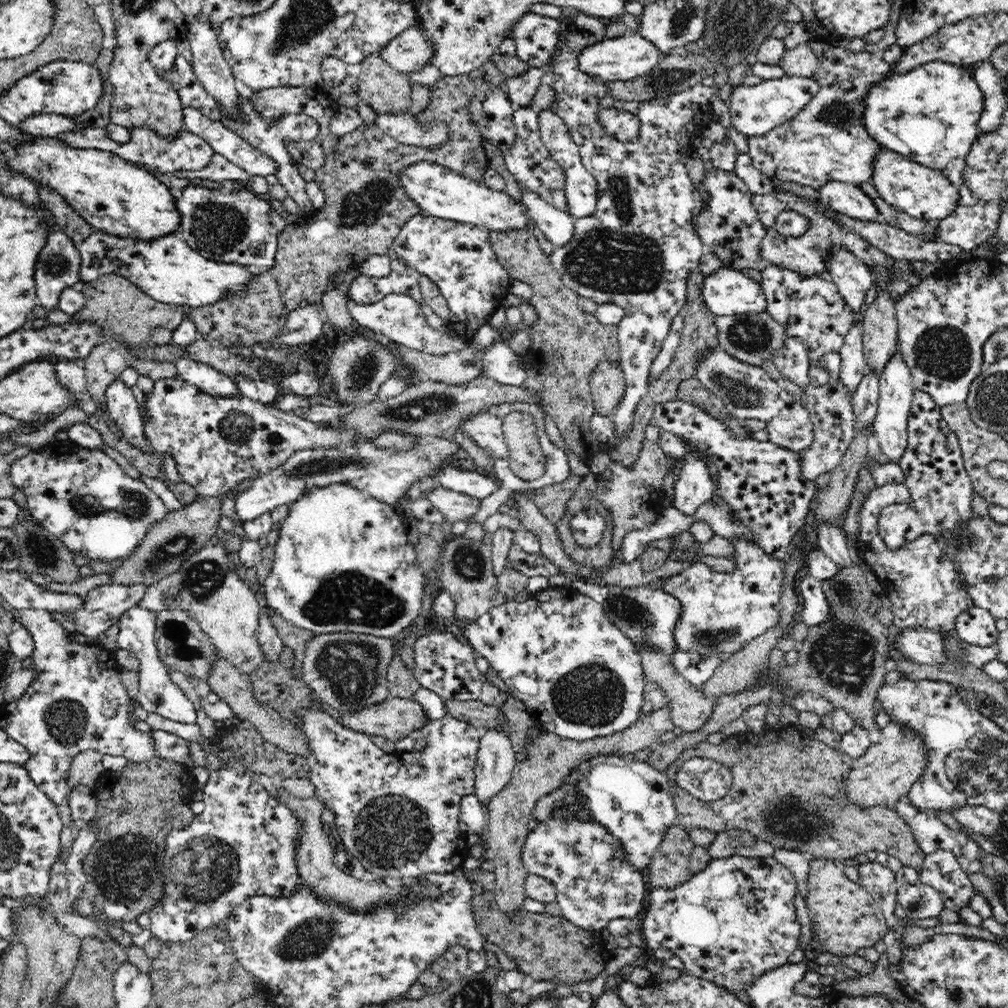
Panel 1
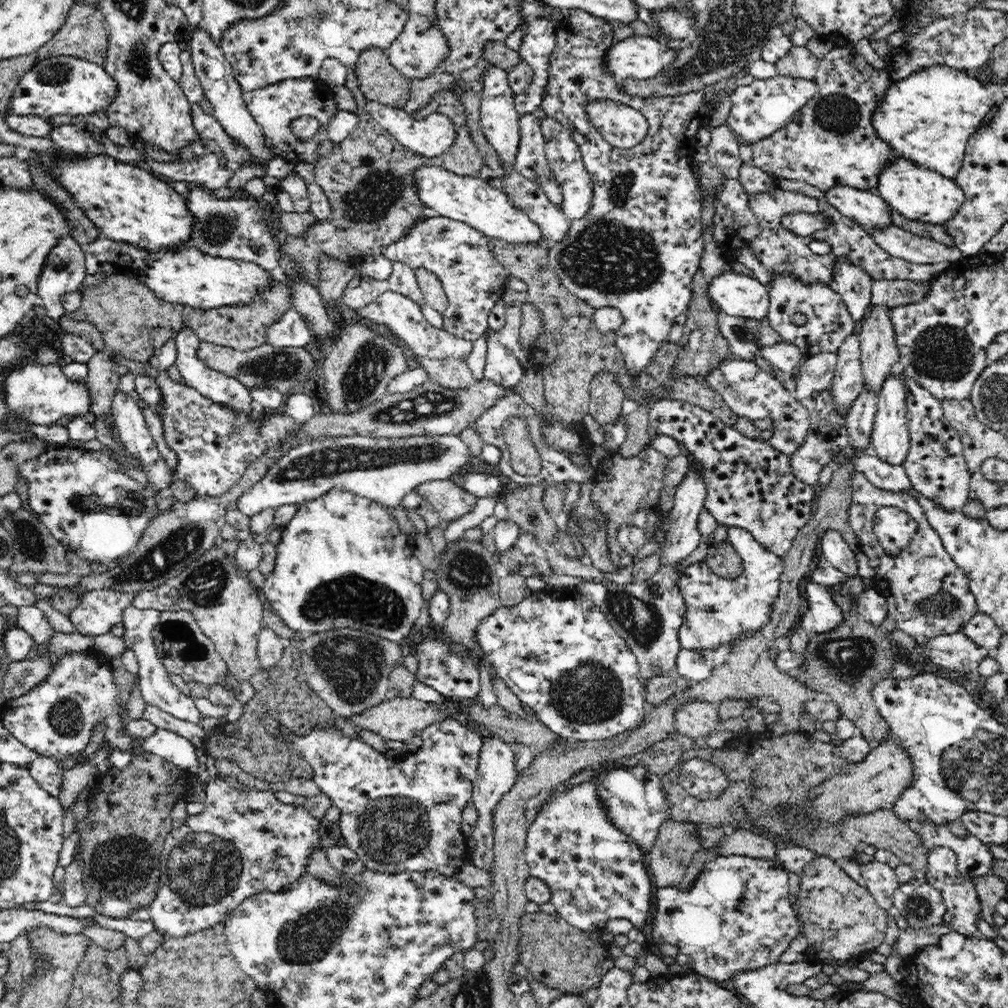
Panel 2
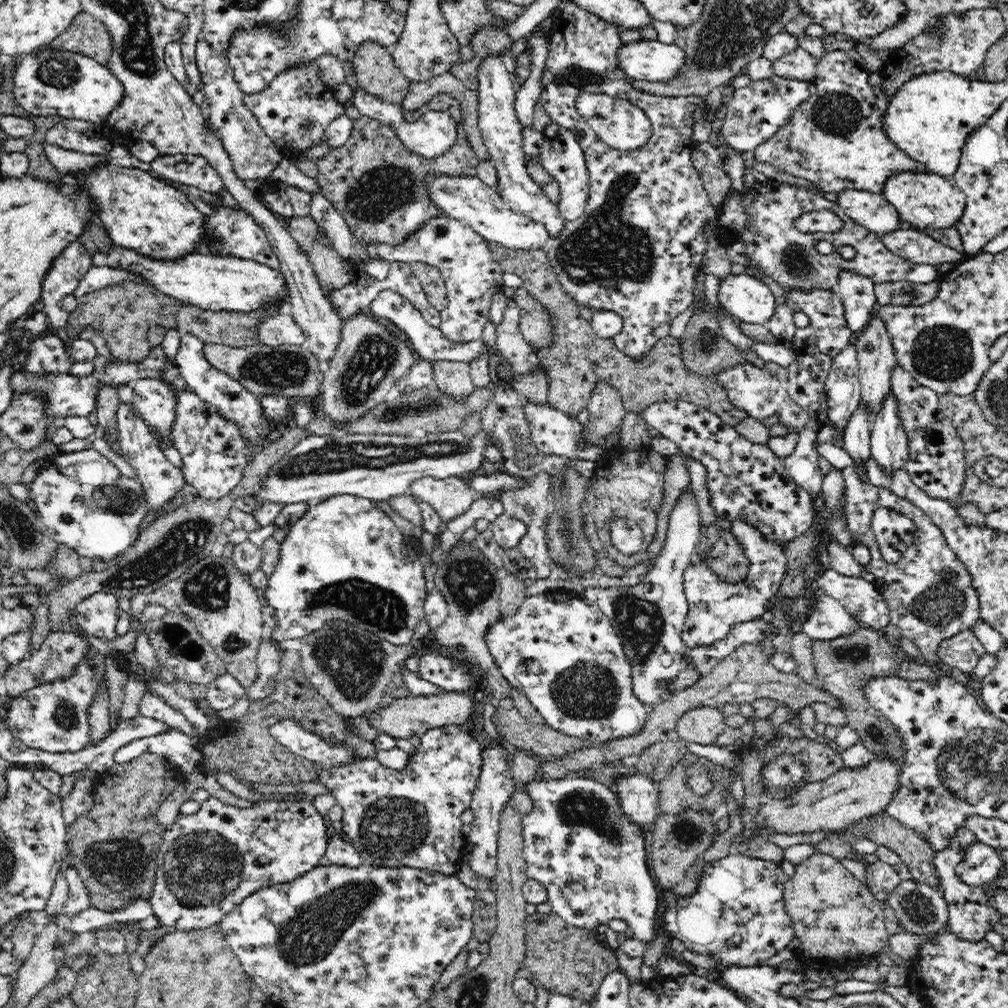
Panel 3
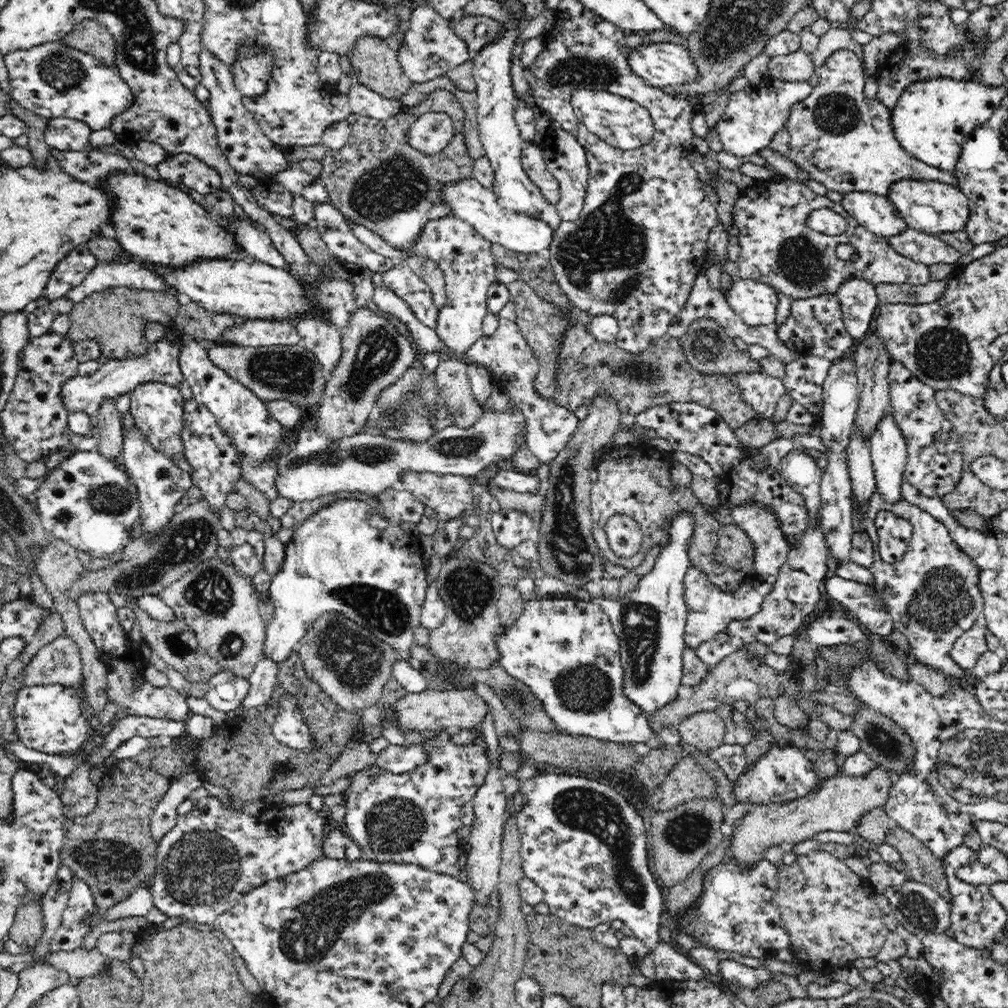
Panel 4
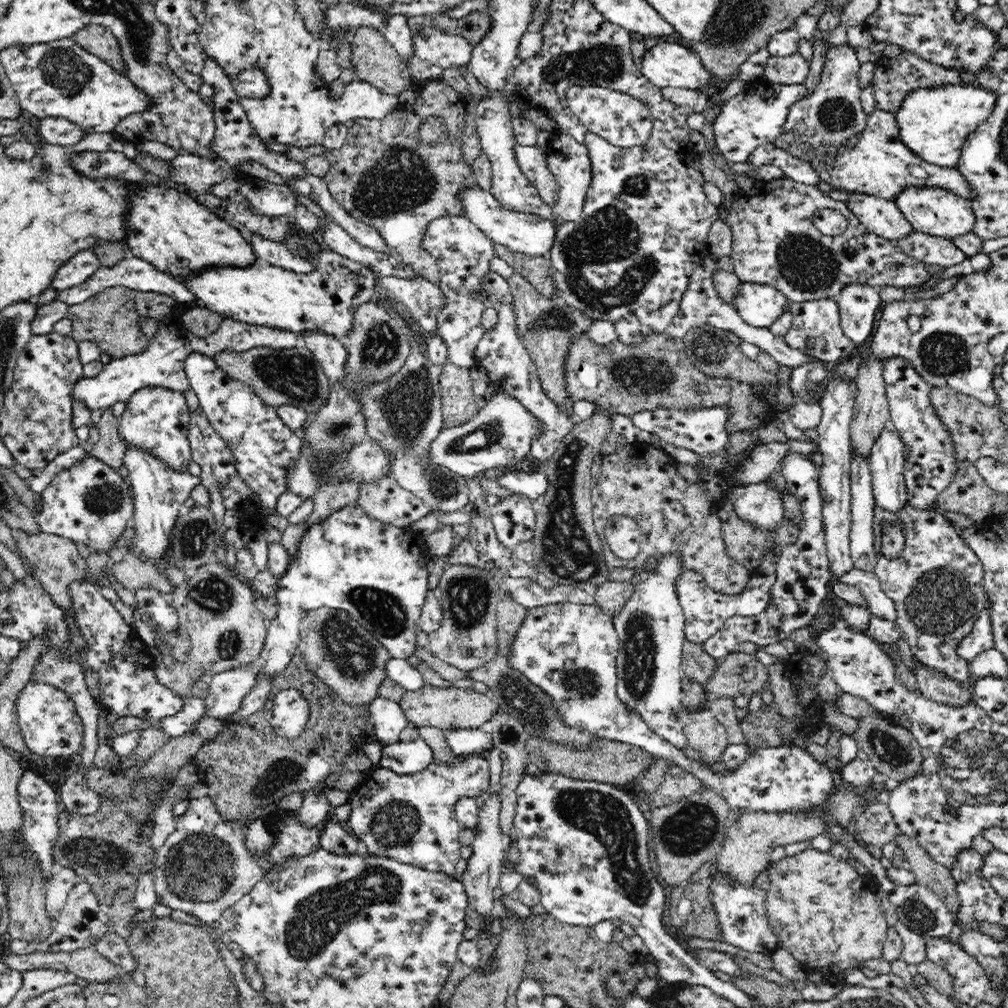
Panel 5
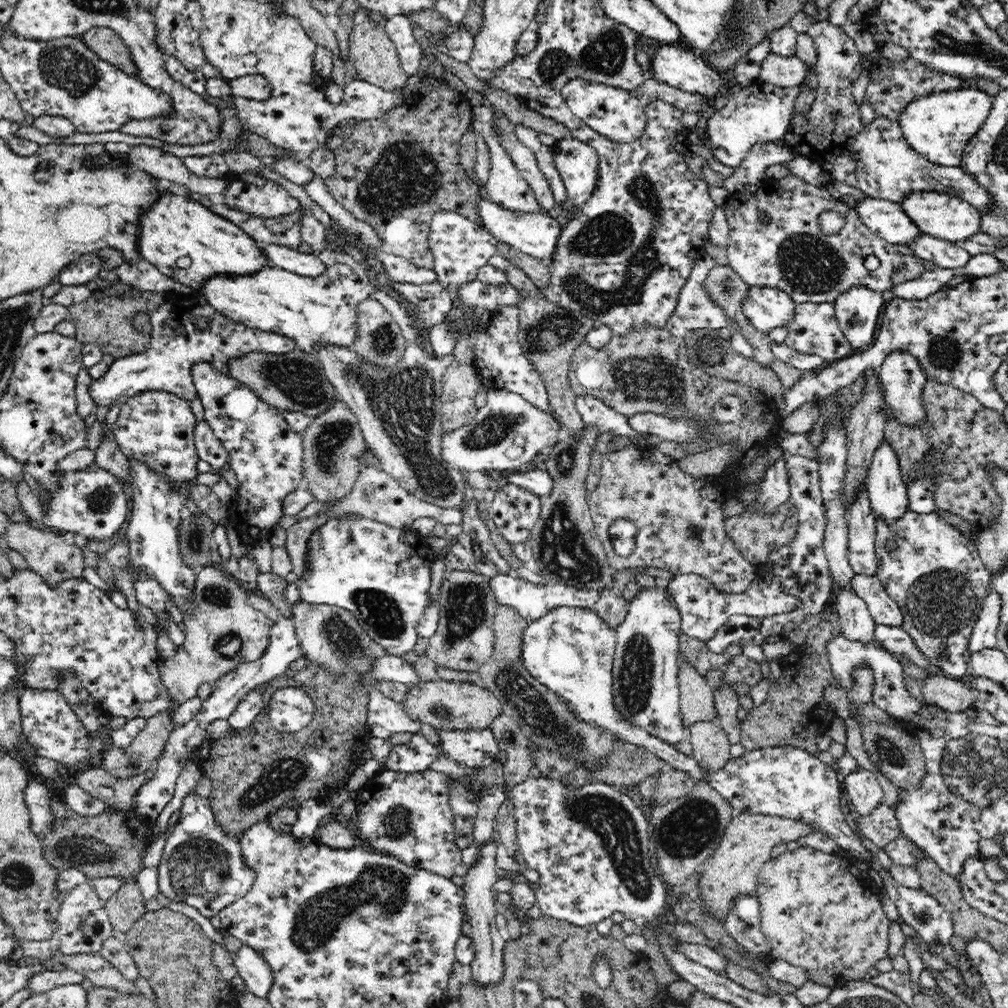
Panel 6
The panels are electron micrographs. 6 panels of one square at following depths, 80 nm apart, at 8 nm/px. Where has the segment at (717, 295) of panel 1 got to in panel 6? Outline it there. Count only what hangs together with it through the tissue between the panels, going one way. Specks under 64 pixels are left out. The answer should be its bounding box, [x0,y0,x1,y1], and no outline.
[744,286,796,334]

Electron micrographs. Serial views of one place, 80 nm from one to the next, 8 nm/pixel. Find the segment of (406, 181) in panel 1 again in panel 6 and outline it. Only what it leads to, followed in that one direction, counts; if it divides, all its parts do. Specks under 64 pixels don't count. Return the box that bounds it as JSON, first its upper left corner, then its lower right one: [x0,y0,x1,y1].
[478,198,563,261]

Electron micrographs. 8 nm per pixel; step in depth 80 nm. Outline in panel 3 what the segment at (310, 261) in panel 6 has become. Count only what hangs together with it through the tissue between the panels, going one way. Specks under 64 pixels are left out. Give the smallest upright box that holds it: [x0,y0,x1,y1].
[206,205,280,269]

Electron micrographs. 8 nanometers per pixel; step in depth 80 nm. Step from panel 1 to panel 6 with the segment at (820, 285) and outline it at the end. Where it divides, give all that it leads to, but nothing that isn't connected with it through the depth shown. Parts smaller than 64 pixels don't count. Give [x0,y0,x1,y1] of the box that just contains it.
[785,303,854,362]

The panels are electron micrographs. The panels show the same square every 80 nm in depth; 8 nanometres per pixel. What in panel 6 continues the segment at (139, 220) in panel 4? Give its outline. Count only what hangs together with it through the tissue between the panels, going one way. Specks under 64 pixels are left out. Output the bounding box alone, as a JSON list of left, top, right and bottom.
[139,191,271,290]

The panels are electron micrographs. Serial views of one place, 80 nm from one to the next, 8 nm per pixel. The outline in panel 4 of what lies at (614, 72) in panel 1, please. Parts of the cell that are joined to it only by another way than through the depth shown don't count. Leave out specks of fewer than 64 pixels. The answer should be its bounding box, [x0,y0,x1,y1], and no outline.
[628,42,700,87]

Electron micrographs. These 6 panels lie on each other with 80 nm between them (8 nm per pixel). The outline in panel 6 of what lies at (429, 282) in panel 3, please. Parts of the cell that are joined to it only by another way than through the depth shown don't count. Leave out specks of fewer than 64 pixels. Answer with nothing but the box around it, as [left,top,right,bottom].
[324,76,483,269]

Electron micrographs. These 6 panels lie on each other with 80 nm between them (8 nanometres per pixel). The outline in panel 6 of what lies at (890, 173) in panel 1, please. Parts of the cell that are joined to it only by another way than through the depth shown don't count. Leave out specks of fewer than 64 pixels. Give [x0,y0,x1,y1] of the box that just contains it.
[902,191,982,244]

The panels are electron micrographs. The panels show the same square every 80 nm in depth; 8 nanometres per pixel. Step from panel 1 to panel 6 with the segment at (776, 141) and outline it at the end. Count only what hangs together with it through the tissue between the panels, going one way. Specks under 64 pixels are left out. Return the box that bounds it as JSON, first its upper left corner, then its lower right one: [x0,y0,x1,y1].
[781,20,999,215]

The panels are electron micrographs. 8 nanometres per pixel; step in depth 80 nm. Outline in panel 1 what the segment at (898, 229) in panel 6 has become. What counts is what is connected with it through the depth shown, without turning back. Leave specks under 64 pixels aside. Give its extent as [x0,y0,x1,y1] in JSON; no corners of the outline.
[819,181,884,222]

